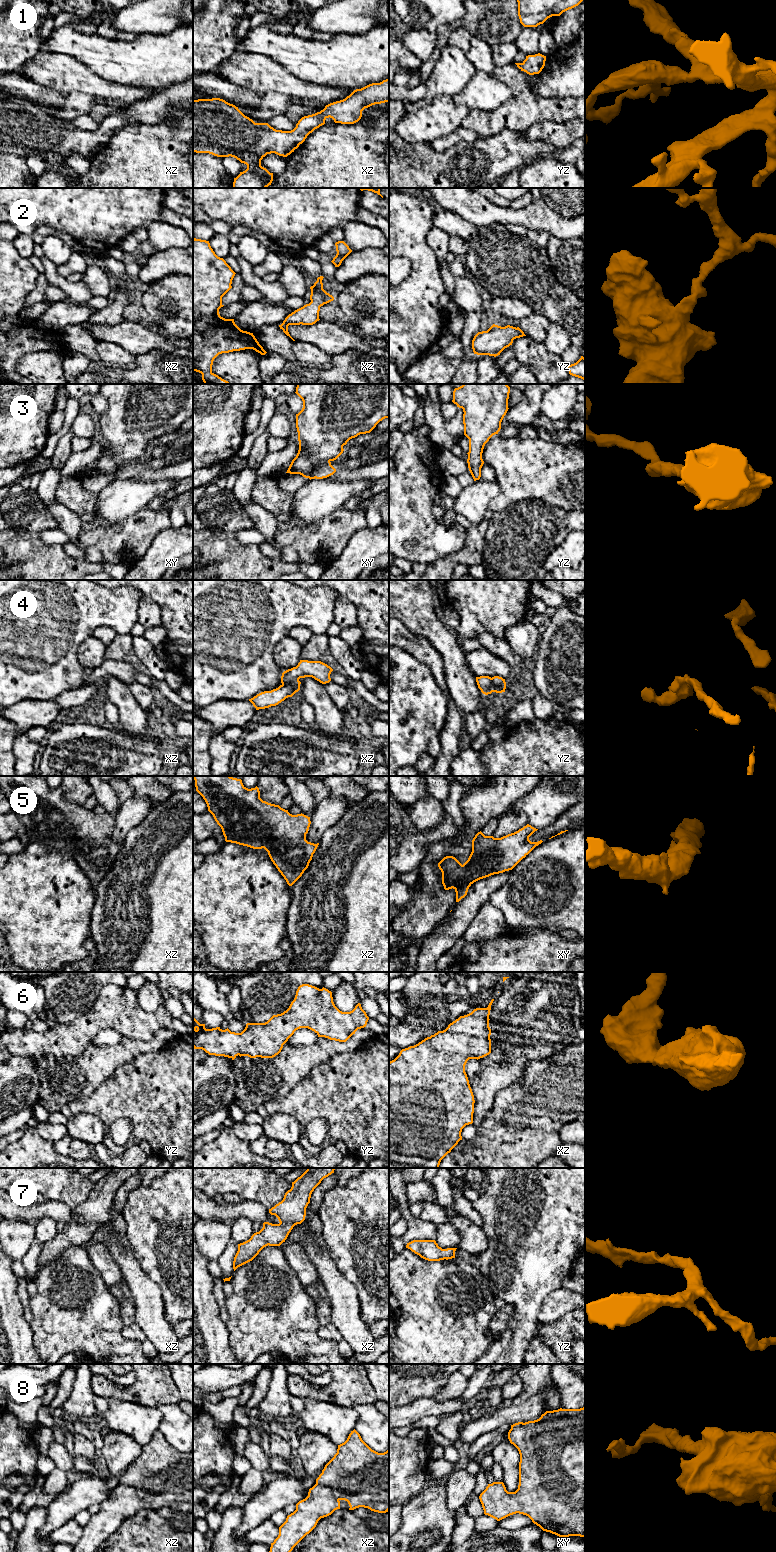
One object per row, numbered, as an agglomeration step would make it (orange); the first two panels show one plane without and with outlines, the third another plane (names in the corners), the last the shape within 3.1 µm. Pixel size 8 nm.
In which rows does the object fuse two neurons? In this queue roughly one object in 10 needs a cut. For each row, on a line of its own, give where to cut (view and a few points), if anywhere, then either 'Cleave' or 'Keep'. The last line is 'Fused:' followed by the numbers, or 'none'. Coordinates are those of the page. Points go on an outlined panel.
1: No split. Keep
2: No split. Keep
3: No split. Keep
4: Split along xz (298, 680), (282, 684). Cleave
5: No split. Keep
6: No split. Keep
7: No split. Keep
8: No split. Keep
Fused: 4

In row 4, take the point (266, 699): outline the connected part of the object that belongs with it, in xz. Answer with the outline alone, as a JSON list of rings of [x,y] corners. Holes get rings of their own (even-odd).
[[[300,681],[290,684],[282,684],[276,689],[257,694],[249,699],[249,701],[253,704],[256,710],[276,706],[286,698],[292,697],[296,692],[298,692],[300,690],[300,684]]]

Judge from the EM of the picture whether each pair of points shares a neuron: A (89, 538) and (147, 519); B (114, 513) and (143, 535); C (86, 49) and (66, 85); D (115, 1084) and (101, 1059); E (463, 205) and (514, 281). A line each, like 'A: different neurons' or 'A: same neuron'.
A: same neuron
B: different neurons
C: different neurons
D: different neurons
E: different neurons

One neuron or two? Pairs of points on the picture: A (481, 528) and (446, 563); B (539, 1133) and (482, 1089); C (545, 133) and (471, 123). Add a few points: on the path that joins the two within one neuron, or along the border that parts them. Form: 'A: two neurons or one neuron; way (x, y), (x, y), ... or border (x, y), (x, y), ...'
A: one neuron; way (475, 539), (474, 543), (457, 558)
B: two neurons; border (512, 1083), (496, 1093), (492, 1108), (483, 1119)
C: two neurons; border (549, 121), (536, 121), (524, 132)

